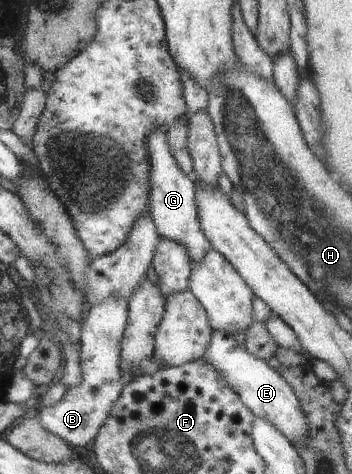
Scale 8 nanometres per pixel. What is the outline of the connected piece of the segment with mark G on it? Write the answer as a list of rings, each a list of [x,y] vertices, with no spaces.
[[[158,127],[154,132],[148,134],[148,158],[150,160],[150,208],[149,213],[156,225],[158,234],[162,238],[174,240],[186,248],[190,256],[191,268],[196,268],[200,261],[210,250],[212,244],[204,236],[200,228],[200,216],[198,216],[198,206],[196,203],[196,191],[198,186],[194,180],[188,178],[180,168],[170,152],[168,142],[166,142],[166,133]]]

